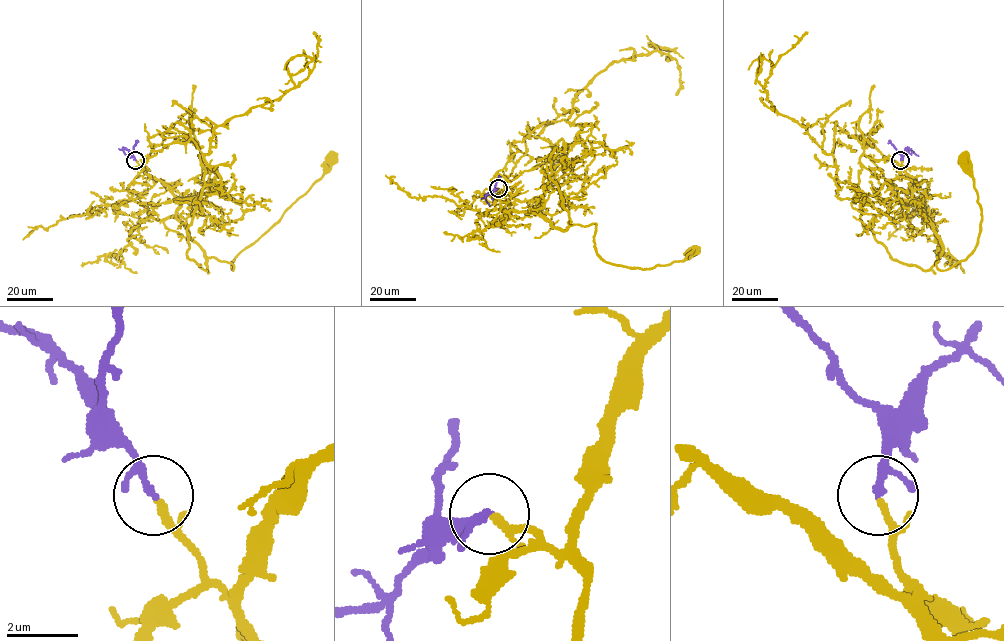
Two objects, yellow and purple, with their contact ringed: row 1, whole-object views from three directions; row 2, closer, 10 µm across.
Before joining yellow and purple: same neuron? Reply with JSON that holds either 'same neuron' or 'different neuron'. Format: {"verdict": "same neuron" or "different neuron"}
{"verdict": "same neuron"}

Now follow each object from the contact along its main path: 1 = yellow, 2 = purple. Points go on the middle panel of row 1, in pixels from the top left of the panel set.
1: (498, 188), (519, 201), (541, 199), (553, 226), (596, 223), (596, 252), (606, 262), (652, 269), (694, 250)
2: (498, 188), (487, 195), (485, 199), (490, 206)

